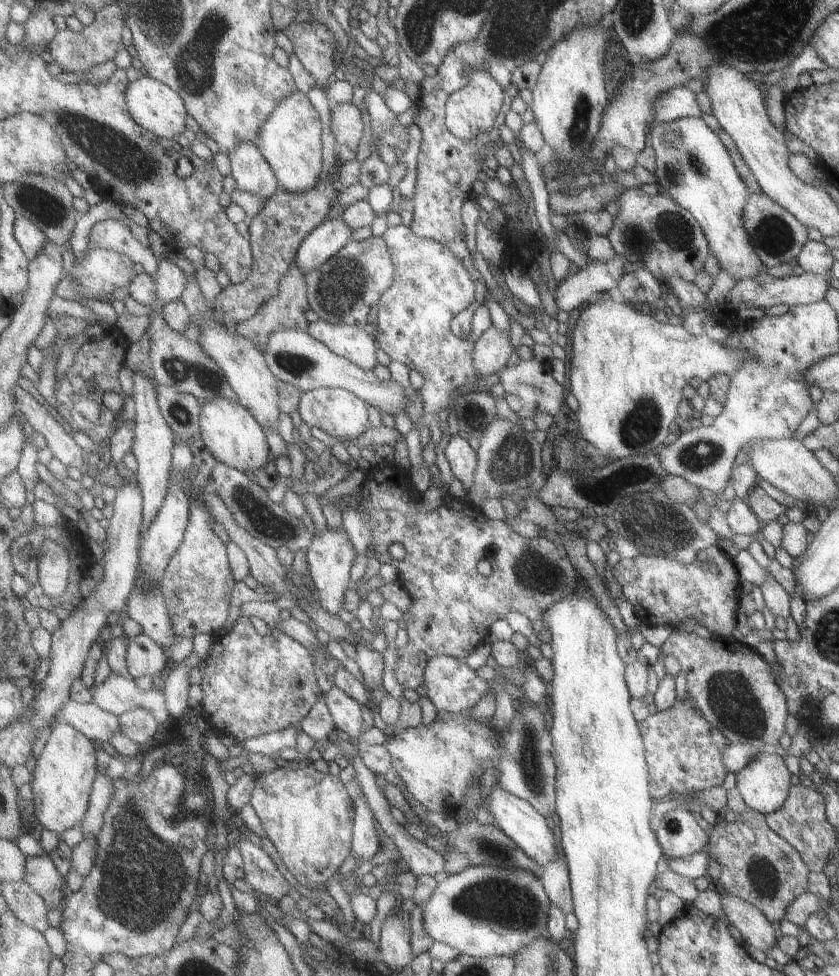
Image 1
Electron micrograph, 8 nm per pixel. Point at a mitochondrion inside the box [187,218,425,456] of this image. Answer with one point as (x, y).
(341, 290)

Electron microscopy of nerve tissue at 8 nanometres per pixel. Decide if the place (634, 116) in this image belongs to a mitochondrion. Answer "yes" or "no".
no

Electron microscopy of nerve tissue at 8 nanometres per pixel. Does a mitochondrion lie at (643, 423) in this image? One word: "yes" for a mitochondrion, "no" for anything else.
yes

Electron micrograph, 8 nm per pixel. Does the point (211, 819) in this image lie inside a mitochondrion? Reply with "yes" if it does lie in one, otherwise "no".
no

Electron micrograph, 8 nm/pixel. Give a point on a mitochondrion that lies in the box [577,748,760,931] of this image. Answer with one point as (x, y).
(672, 825)

